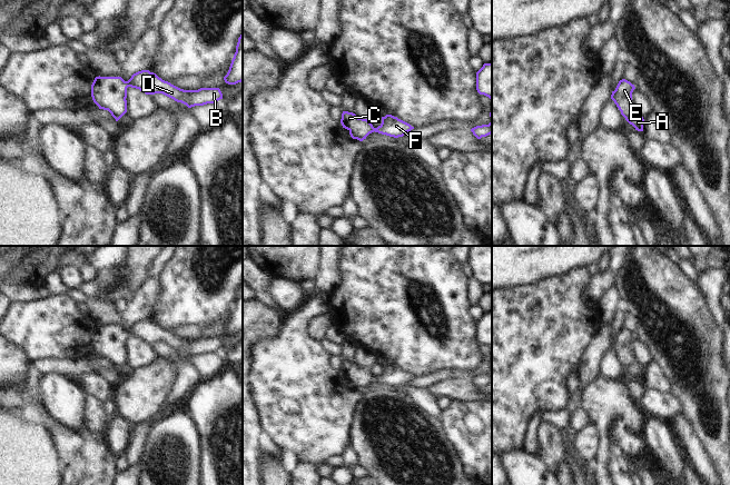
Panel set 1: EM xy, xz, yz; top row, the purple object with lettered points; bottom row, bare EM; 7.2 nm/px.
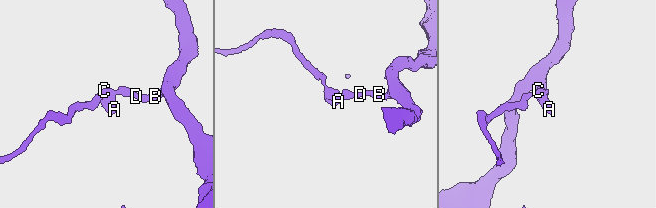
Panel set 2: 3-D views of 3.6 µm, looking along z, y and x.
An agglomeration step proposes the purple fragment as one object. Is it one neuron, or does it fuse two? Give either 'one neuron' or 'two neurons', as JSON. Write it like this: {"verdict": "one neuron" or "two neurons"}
{"verdict": "one neuron"}

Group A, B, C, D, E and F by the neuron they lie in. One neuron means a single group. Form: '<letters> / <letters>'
A B C D E F

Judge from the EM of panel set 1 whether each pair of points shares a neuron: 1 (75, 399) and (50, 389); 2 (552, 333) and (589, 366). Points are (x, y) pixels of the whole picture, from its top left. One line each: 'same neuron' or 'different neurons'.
1: same neuron
2: different neurons

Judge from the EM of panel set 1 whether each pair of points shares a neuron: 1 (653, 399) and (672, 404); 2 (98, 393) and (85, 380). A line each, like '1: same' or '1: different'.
1: same
2: same

